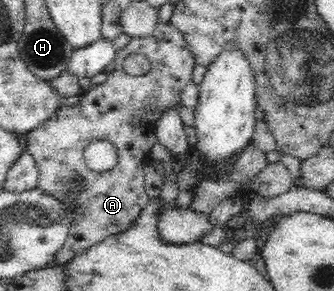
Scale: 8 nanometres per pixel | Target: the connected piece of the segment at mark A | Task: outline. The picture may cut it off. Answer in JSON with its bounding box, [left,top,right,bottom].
[23,21,196,265]

